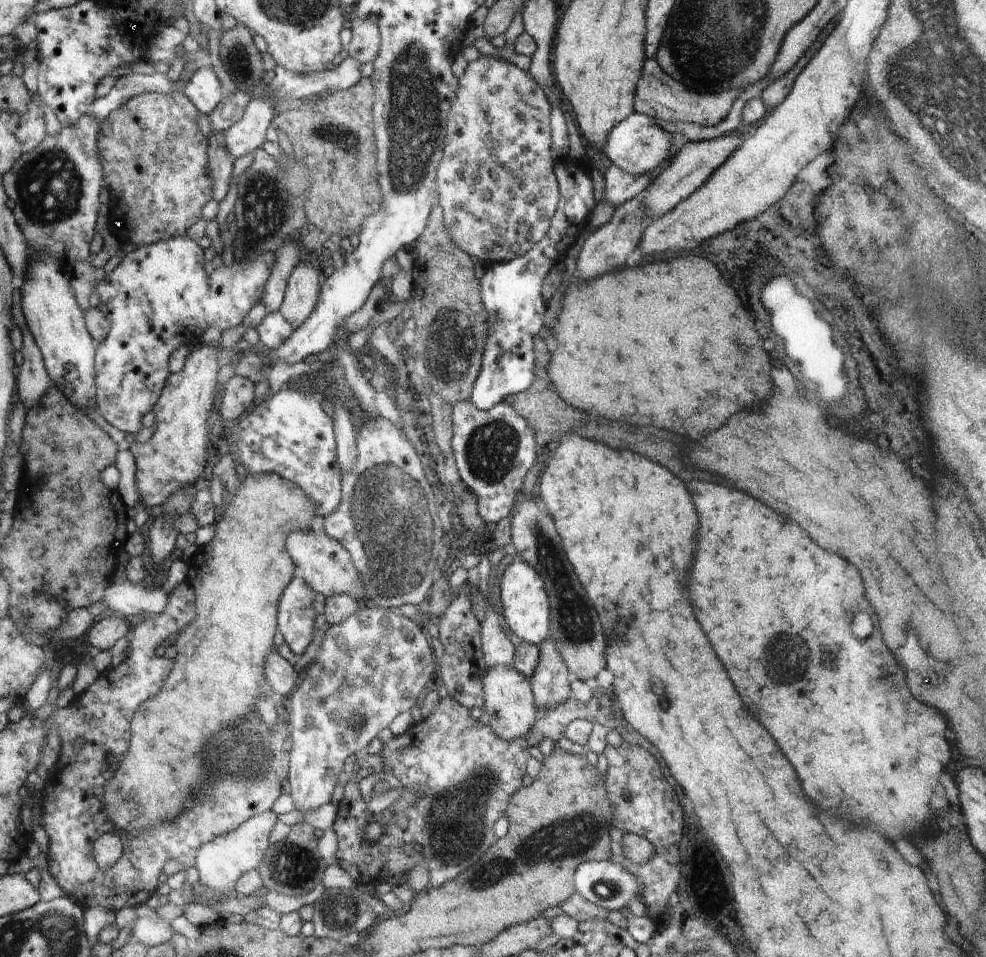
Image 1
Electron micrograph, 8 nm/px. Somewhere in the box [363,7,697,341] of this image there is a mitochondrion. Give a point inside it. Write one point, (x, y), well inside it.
(414, 101)

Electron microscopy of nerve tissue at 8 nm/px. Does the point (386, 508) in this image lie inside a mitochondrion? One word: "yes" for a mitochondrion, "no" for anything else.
yes

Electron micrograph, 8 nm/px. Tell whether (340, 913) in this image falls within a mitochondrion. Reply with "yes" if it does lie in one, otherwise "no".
yes

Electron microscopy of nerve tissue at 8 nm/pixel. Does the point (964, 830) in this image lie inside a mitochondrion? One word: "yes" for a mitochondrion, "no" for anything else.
no

